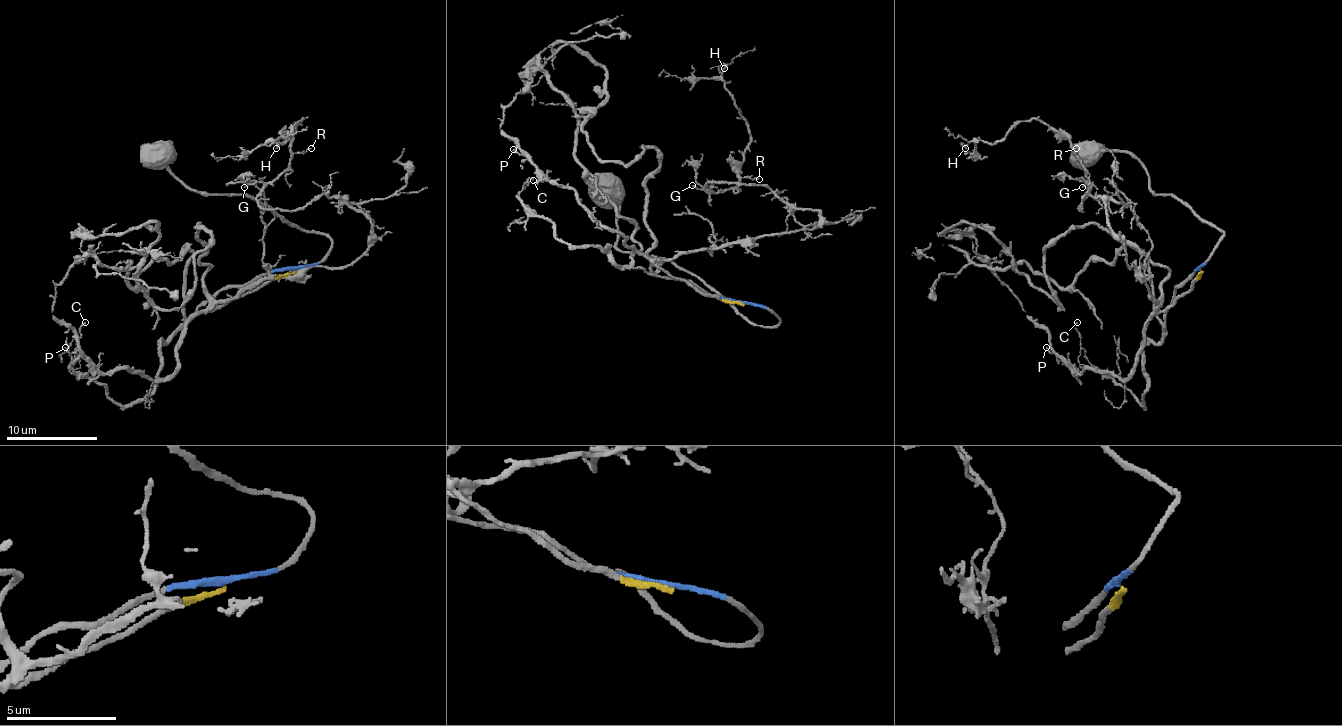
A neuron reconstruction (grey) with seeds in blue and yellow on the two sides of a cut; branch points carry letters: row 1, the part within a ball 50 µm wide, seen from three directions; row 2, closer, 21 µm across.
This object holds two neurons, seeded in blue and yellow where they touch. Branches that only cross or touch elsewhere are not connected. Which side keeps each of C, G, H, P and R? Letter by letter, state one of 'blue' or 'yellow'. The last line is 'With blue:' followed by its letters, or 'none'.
C: blue
G: yellow
H: yellow
P: yellow
R: yellow
With blue: C

